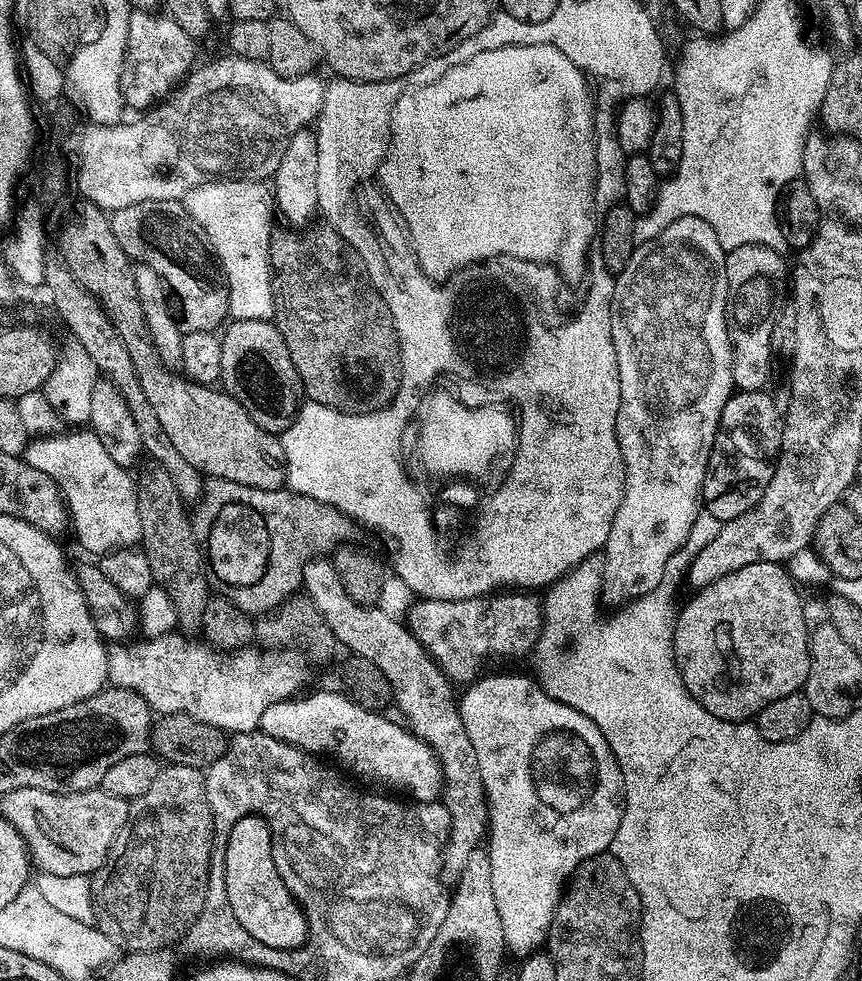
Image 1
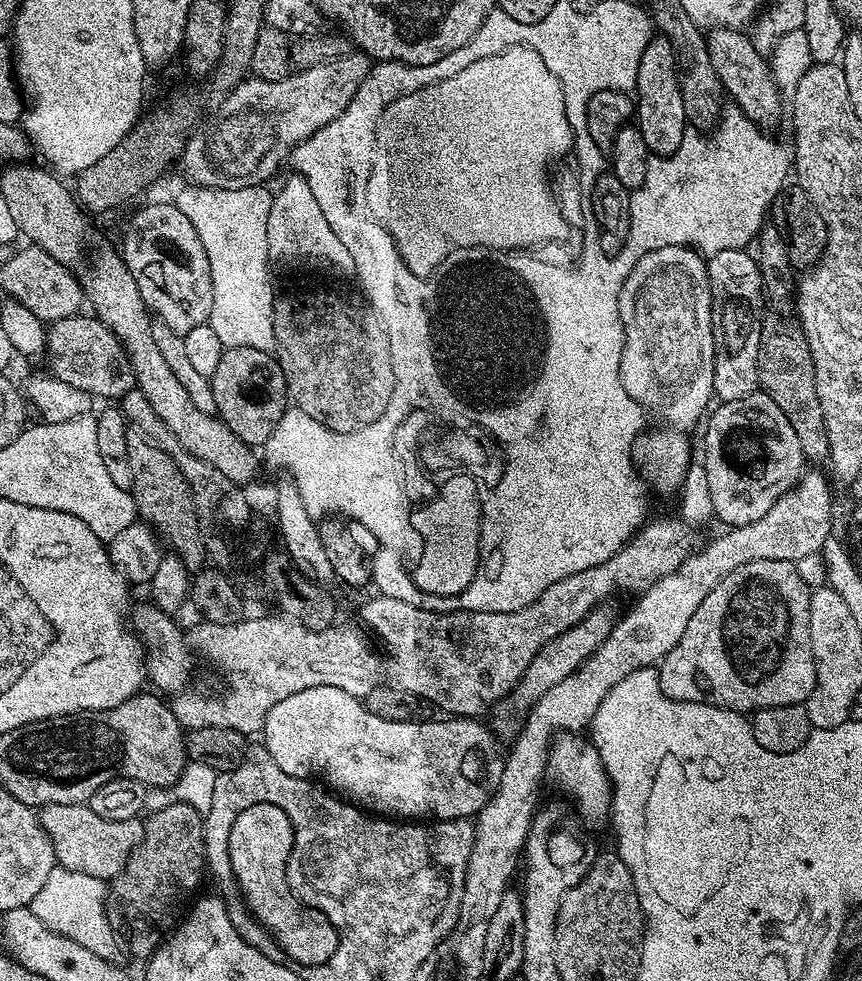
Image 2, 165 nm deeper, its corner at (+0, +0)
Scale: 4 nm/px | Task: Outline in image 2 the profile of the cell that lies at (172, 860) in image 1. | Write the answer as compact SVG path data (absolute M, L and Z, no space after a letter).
M185 802L168 804L164 808L165 816L156 812L144 820L144 837L132 851L131 858L106 888L106 911L108 921L117 937L128 939L128 948L136 956L147 958L164 943L172 929L180 923L186 909L197 895L196 887L206 873L206 849L204 847L204 818L198 809Z

